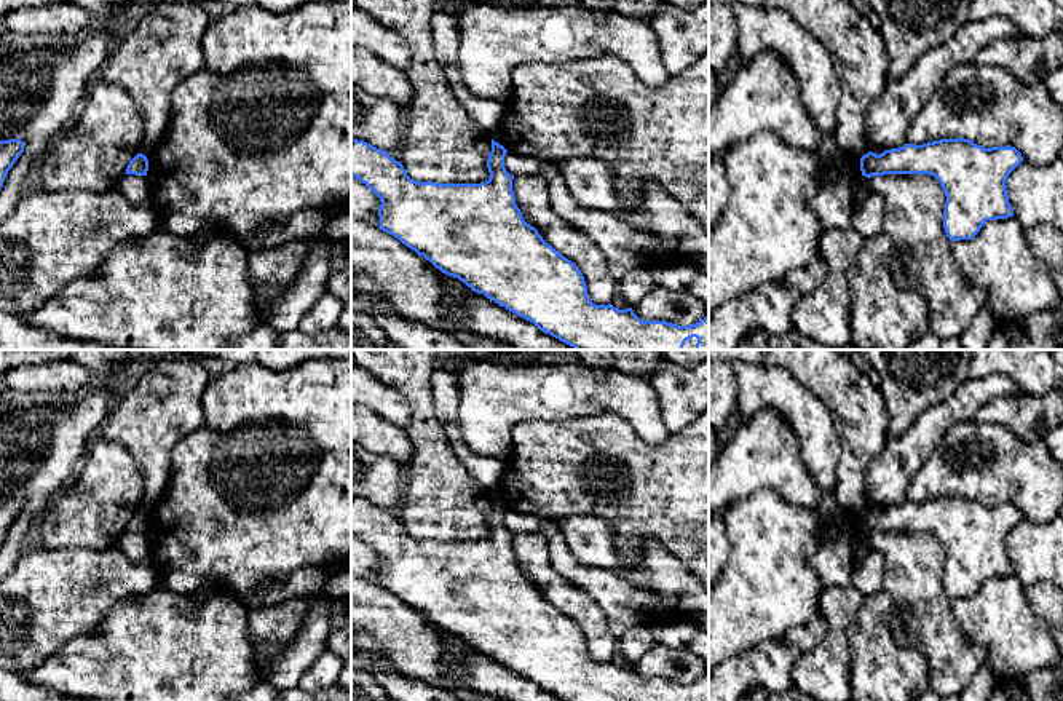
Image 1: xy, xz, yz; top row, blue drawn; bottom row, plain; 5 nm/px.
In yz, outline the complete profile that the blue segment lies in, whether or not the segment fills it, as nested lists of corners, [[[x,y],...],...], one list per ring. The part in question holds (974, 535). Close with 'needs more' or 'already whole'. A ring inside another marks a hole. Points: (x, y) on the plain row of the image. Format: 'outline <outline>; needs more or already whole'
outline [[[969,497],[905,501],[860,516],[862,533],[931,532],[946,554],[943,586],[950,599],[972,597],[986,578],[1014,573],[1006,548],[1009,532],[1023,519],[1010,503],[985,506]]]; already whole

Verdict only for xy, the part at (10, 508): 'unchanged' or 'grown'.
unchanged

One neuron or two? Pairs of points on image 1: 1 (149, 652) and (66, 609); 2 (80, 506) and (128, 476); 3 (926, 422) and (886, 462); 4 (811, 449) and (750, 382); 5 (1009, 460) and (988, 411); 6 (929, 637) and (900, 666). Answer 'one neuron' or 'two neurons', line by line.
1: two neurons
2: one neuron
3: one neuron
4: one neuron
5: two neurons
6: two neurons

